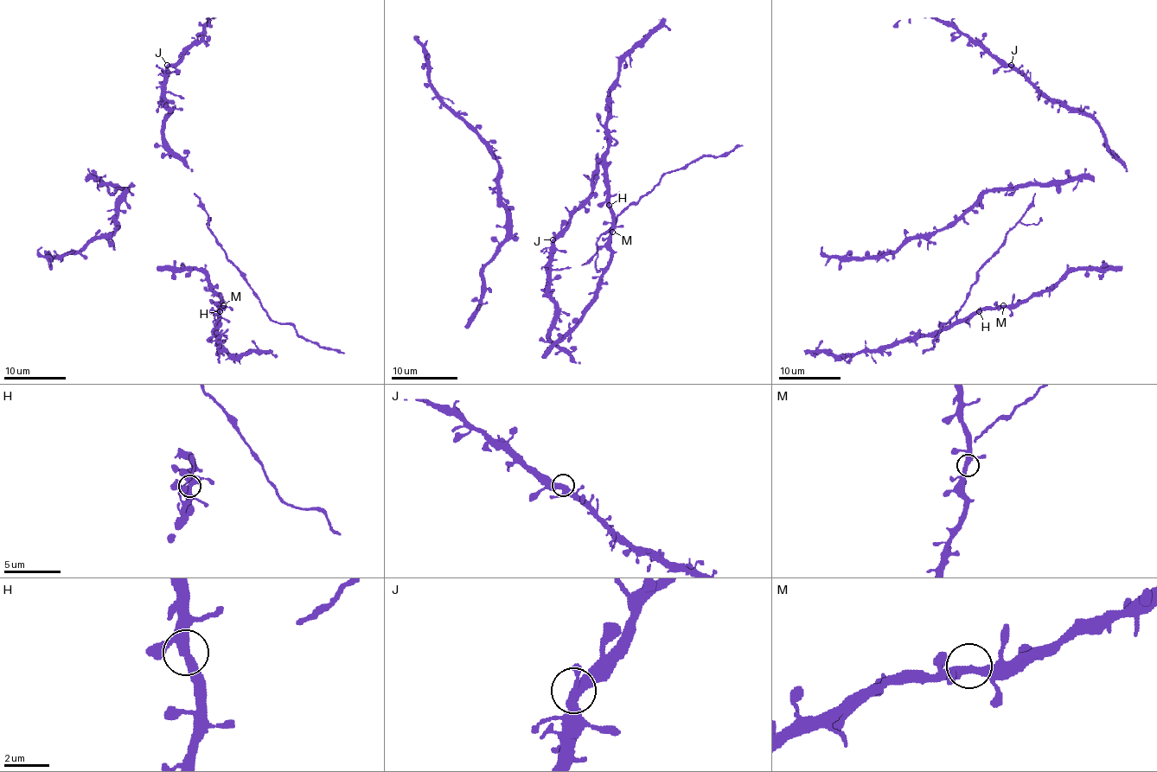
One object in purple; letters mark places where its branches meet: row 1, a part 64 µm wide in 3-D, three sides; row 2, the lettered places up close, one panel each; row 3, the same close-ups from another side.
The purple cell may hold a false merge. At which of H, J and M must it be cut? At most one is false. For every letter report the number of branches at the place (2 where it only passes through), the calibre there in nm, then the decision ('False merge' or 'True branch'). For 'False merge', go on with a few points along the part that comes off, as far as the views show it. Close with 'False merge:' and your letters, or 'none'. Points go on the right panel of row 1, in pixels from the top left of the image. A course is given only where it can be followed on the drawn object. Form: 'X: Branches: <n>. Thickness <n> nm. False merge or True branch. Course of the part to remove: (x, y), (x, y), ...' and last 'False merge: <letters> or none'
H: Branches: 3. Thickness 340 nm. True branch
J: Branches: 3. Thickness 360 nm. True branch
M: Branches: 3. Thickness 320 nm. True branch
False merge: none

